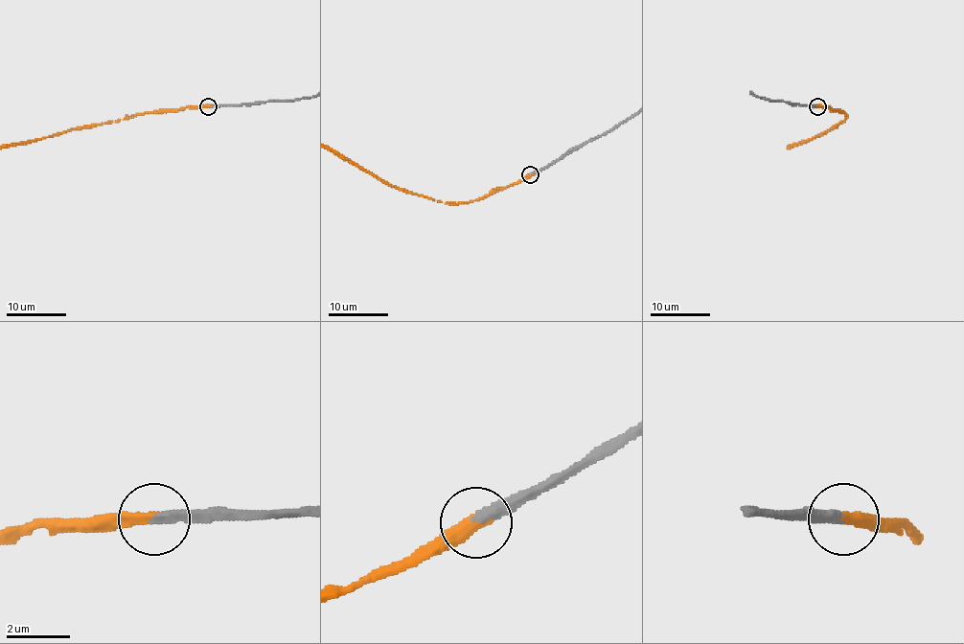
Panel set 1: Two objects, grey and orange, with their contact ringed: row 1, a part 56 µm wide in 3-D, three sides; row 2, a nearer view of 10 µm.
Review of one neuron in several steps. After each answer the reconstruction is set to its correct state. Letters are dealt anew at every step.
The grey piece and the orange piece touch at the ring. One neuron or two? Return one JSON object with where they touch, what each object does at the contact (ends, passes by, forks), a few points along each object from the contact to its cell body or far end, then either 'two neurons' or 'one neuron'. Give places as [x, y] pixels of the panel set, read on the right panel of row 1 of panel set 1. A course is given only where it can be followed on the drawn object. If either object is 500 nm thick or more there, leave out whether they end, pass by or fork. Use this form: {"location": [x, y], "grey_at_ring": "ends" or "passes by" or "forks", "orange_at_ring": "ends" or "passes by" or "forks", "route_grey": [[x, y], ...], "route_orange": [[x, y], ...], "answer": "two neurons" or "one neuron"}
{"location": [817, 106], "grey_at_ring": "ends", "orange_at_ring": "ends", "answer": "one neuron"}

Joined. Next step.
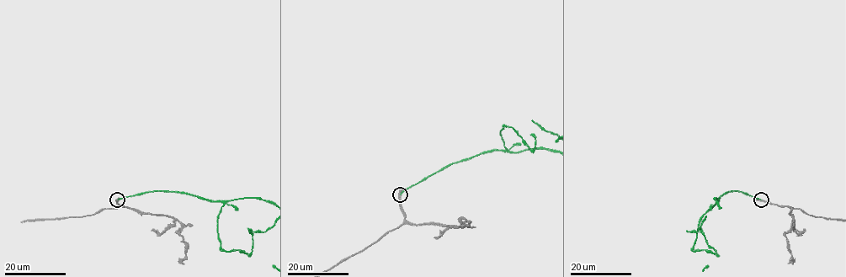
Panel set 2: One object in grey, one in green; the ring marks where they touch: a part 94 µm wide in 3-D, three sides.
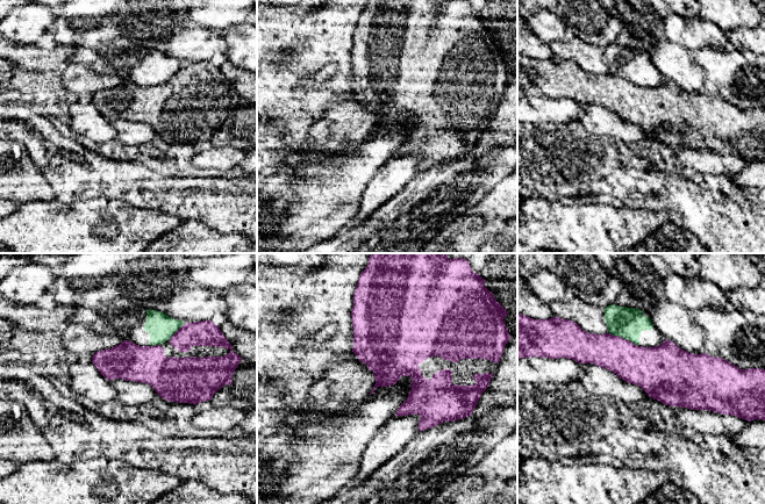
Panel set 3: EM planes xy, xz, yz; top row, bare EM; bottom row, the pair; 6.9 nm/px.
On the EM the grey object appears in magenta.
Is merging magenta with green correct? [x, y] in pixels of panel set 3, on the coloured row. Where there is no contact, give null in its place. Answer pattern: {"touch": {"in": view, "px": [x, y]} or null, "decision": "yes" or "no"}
{"touch": {"in": "yz", "px": [624, 339]}, "decision": "no"}

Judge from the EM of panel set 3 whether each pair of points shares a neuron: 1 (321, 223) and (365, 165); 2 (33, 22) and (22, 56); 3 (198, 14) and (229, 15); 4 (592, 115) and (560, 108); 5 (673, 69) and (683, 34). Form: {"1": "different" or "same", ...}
{"1": "same", "2": "different", "3": "same", "4": "different", "5": "different"}

